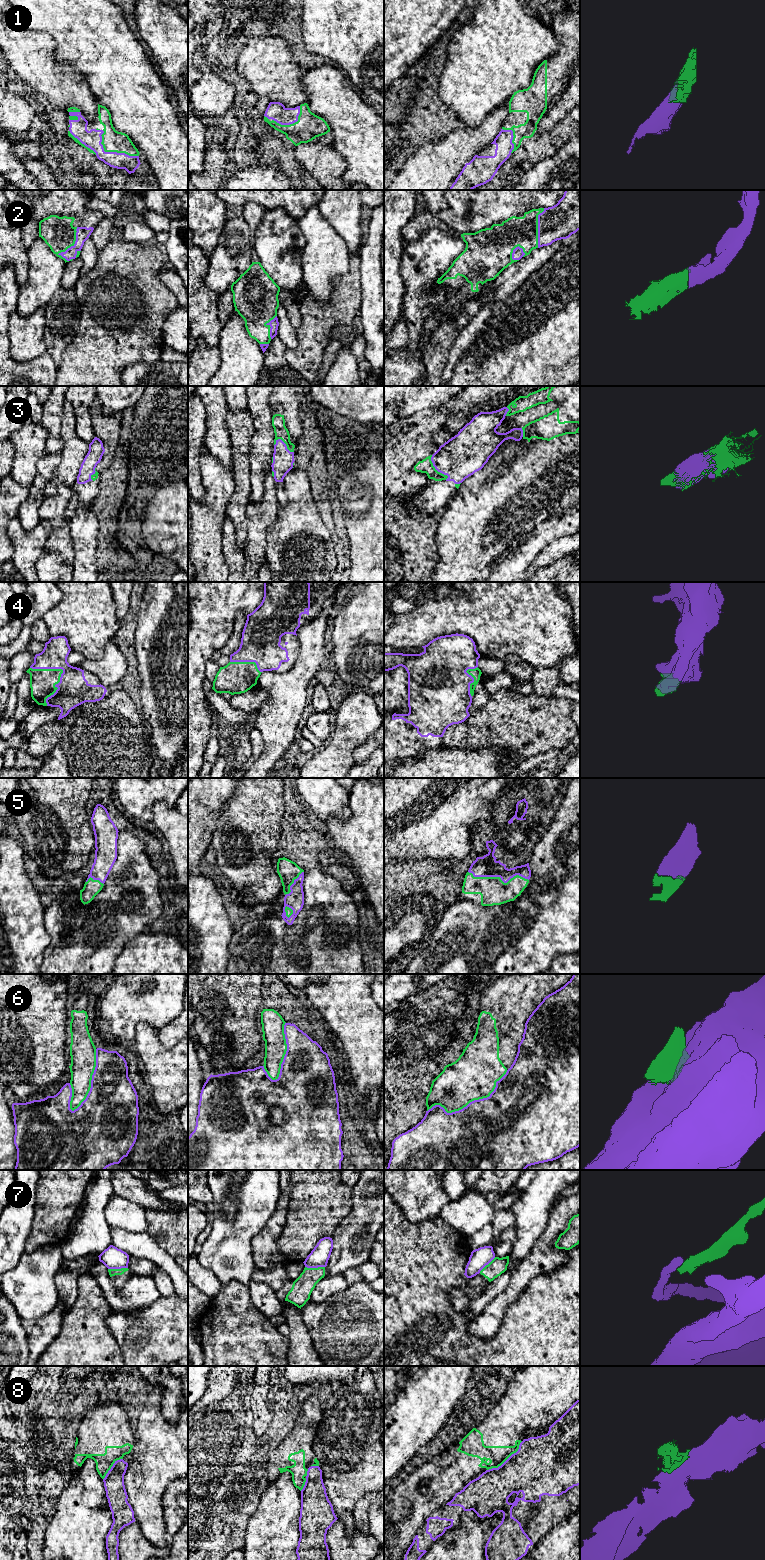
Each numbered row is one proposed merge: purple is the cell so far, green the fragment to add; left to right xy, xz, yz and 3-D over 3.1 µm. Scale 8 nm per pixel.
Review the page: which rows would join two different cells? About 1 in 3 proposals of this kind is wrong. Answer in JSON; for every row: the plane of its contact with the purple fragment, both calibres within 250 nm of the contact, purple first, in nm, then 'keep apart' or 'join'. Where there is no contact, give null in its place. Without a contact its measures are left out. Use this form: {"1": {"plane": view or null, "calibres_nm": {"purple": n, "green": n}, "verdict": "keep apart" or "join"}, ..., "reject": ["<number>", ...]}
{"1": {"plane": "xy", "calibres_nm": {"purple": 150, "green": 180}, "verdict": "join"}, "2": {"plane": "xy", "calibres_nm": {"purple": 110, "green": 260}, "verdict": "join"}, "3": {"plane": "yz", "calibres_nm": {"purple": 340, "green": 110}, "verdict": "join"}, "4": {"plane": "xy", "calibres_nm": {"purple": 260, "green": 200}, "verdict": "join"}, "5": {"plane": "yz", "calibres_nm": {"purple": 170, "green": 220}, "verdict": "join"}, "6": {"plane": "xy", "calibres_nm": {"purple": 420, "green": 200}, "verdict": "keep apart"}, "7": {"plane": "xy", "calibres_nm": {"purple": 180, "green": 60}, "verdict": "keep apart"}, "8": {"plane": "yz", "calibres_nm": {"purple": 420, "green": 160}, "verdict": "keep apart"}, "reject": ["6", "7", "8"]}

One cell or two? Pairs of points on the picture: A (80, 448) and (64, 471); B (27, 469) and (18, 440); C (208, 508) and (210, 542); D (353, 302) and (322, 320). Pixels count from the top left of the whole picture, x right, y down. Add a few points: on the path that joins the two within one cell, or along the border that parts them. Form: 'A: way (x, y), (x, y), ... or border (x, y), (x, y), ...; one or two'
A: way (74, 454), (69, 465); one
B: way (26, 462), (25, 447); one
C: way (208, 516), (208, 534); one
D: way (345, 306), (330, 320); one

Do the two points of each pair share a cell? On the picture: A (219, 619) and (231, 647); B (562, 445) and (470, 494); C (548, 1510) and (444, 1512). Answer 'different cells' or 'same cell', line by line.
A: different cells
B: same cell
C: same cell

